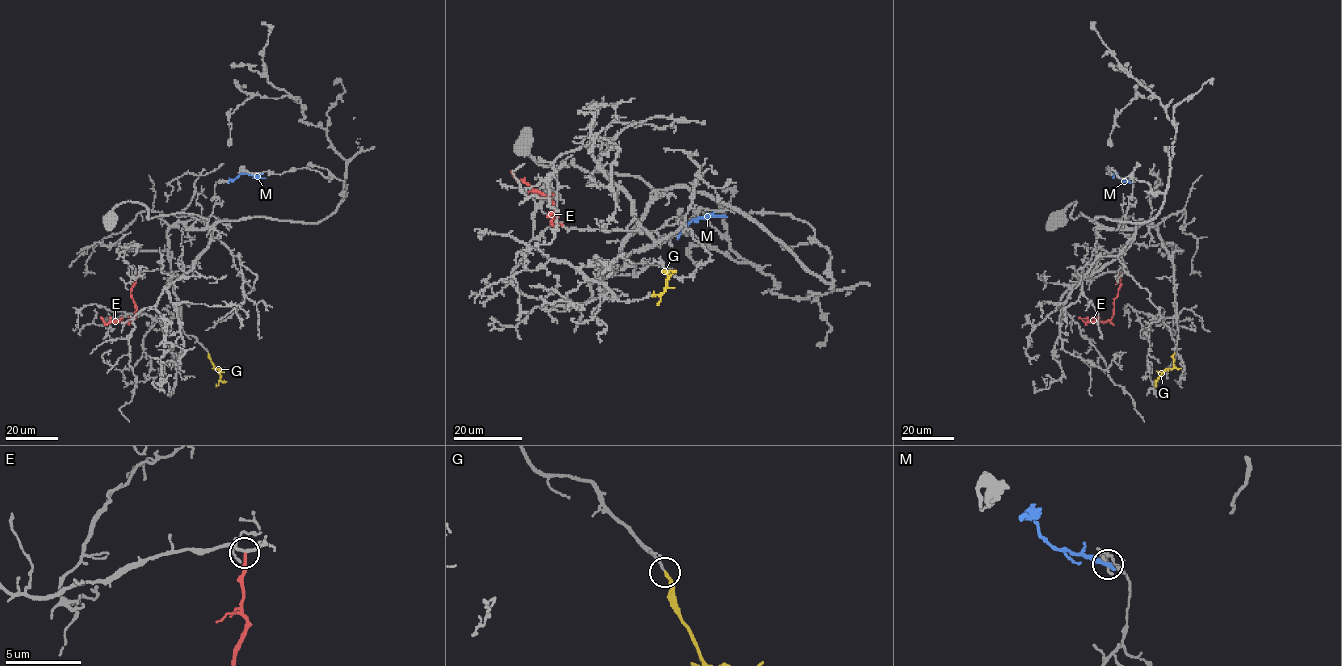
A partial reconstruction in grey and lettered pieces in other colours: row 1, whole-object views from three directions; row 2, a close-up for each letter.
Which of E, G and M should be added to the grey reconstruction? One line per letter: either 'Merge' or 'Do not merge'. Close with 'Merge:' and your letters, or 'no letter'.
E: Do not merge
G: Merge
M: Do not merge
Merge: G

